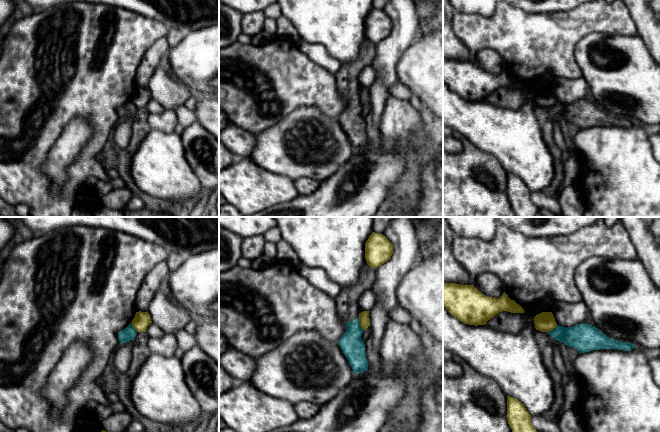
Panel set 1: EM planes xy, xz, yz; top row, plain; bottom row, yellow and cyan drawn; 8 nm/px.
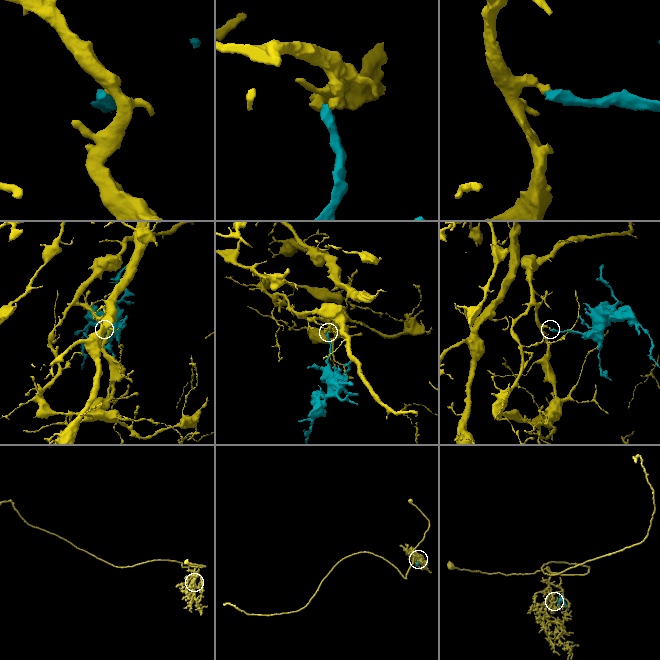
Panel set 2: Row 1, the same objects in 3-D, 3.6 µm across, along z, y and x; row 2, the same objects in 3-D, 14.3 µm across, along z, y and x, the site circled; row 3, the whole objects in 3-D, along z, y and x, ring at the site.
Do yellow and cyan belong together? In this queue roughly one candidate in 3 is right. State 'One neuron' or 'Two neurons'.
Two neurons

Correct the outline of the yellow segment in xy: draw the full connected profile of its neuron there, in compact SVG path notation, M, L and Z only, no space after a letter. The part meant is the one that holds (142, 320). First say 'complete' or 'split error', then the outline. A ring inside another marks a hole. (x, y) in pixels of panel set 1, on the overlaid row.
complete; M136 312L131 325L137 332L145 332L147 327L152 323L148 312Z

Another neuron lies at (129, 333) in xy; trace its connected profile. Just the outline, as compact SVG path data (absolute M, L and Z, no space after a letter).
M129 324L124 330L118 333L118 339L120 344L134 340L137 331Z

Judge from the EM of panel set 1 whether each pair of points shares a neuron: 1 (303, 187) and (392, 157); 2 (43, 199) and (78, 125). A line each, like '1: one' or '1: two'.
1: two
2: two

